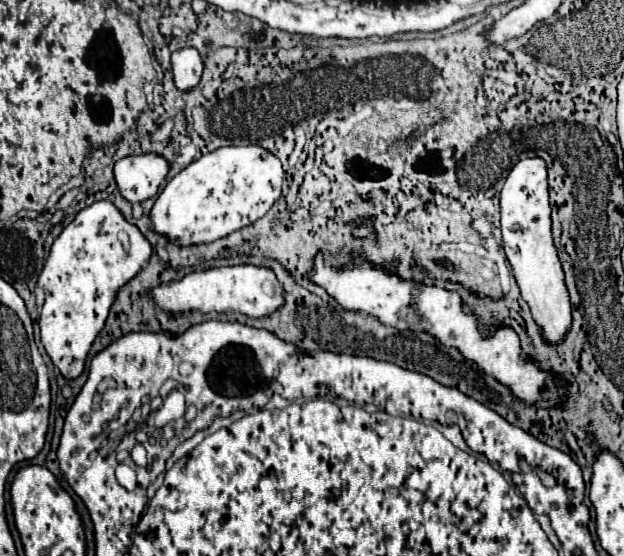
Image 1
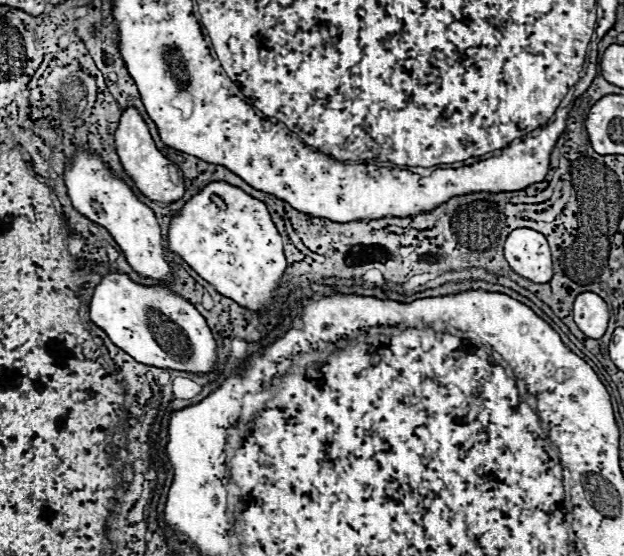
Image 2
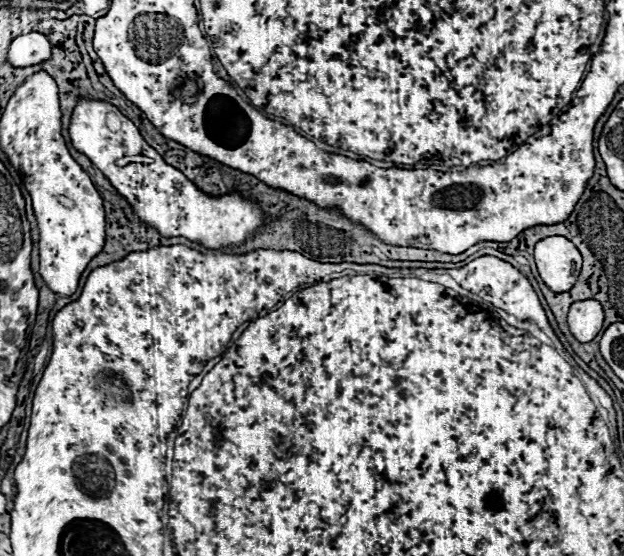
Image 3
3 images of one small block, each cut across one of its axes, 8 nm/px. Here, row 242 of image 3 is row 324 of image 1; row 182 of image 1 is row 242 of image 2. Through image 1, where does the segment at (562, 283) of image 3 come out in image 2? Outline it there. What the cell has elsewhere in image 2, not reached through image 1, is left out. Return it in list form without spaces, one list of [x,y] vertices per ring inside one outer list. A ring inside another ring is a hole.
[[[516,228],[504,242],[504,256],[510,268],[536,282],[544,284],[552,280],[552,258],[546,238],[532,228]]]

